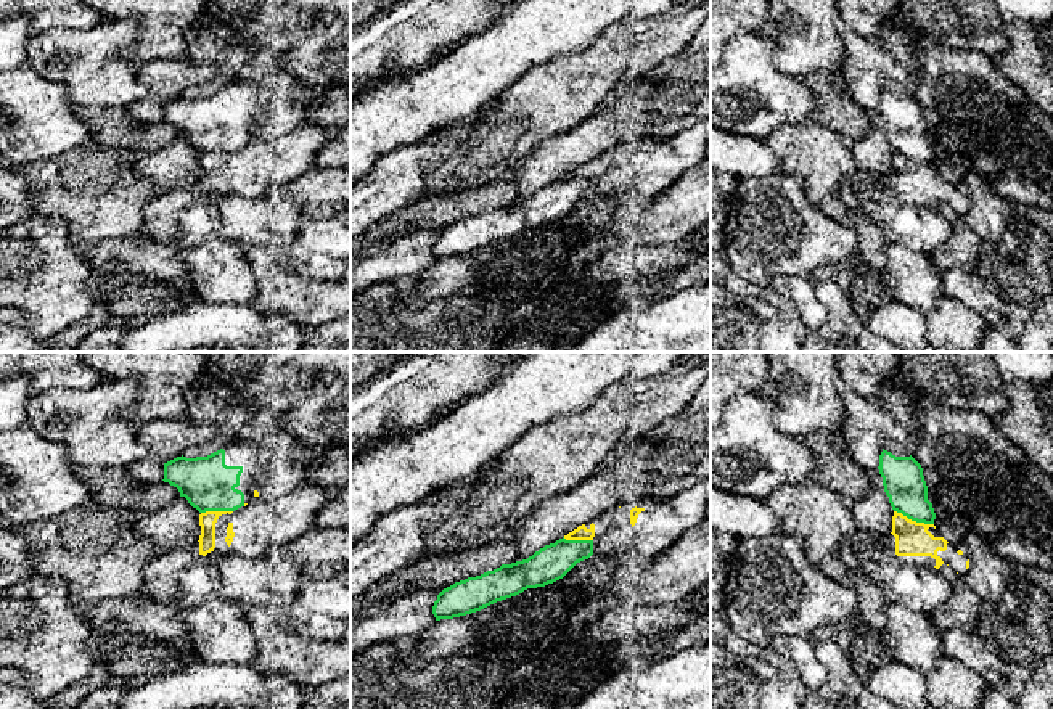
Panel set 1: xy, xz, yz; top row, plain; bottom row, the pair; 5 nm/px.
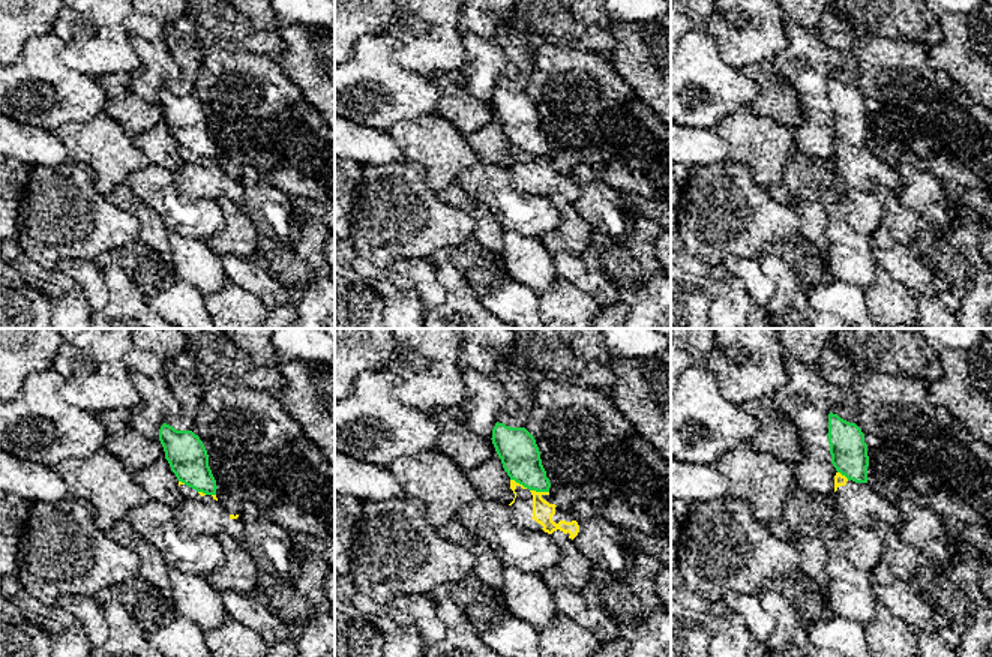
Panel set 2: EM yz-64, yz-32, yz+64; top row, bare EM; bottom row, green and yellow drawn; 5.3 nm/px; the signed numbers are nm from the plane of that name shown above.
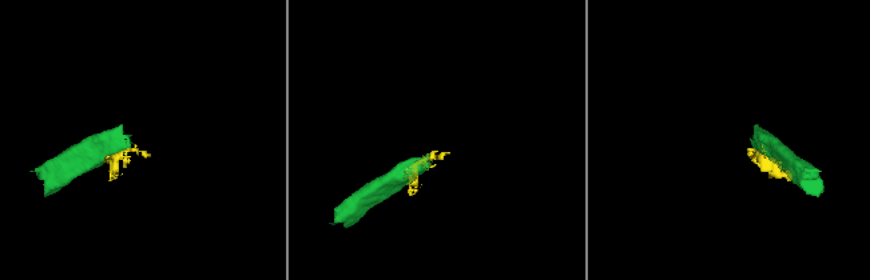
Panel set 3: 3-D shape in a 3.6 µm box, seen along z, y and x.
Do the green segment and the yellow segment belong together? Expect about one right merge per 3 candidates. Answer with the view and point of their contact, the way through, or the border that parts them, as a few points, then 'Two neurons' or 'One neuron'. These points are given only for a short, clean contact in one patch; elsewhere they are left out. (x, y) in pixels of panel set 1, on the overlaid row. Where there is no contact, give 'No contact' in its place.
Touches green at yz (913, 520). Boundary: yz (894, 510), (912, 520), (933, 524). Two neurons

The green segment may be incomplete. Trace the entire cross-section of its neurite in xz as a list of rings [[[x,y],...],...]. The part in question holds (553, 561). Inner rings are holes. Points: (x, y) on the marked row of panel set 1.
[[[566,540],[545,545],[532,556],[502,564],[476,577],[444,588],[432,606],[436,621],[481,611],[527,588],[545,587],[563,579],[577,563],[593,555],[593,540]]]

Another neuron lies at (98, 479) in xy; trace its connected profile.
[[[76,466],[74,474],[90,489],[92,500],[101,506],[153,513],[180,497],[177,487],[164,481],[141,482],[129,476],[129,466]]]

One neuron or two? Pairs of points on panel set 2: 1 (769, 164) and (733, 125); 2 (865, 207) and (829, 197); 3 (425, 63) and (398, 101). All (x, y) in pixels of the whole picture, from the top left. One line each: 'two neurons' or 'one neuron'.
1: one neuron
2: one neuron
3: two neurons

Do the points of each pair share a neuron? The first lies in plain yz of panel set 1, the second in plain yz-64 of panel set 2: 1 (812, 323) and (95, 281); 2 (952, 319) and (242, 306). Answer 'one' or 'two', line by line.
1: one
2: one

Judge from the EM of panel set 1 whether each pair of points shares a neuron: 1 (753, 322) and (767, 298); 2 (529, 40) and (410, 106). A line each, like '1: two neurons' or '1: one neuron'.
1: one neuron
2: one neuron

